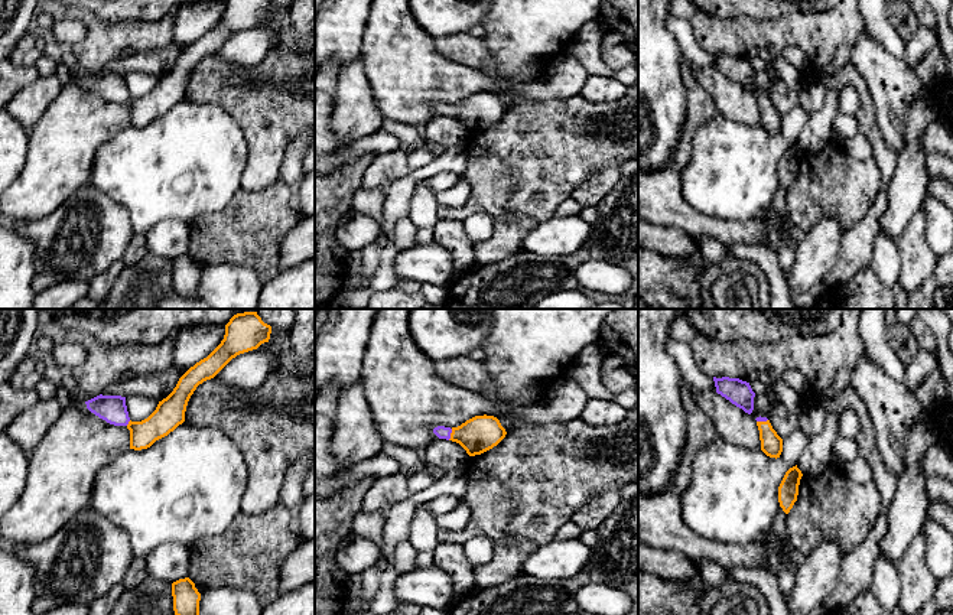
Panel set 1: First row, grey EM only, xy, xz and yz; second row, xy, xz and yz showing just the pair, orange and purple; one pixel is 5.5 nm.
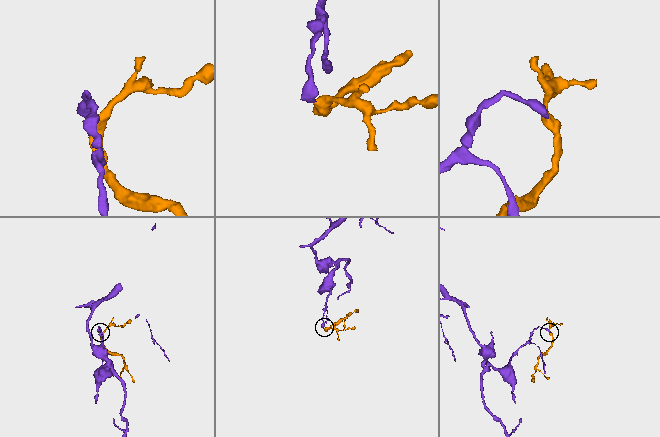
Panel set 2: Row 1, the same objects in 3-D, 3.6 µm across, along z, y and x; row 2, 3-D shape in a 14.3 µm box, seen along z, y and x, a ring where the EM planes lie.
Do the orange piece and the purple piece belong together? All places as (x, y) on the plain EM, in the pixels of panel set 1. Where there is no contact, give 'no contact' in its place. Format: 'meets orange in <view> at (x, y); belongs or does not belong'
meets orange in xz at (451, 111); belongs

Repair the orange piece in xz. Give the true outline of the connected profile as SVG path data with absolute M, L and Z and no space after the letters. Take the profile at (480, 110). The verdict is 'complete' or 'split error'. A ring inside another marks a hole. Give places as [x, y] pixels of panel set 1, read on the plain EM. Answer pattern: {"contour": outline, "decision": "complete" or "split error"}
{"contour": "M475 92L458 104L438 102L433 110L439 115L459 120L469 133L481 131L497 123L507 111L494 92Z", "decision": "split error"}

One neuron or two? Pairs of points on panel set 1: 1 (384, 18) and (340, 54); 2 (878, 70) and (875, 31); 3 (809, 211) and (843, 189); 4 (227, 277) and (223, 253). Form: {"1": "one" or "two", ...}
{"1": "two", "2": "two", "3": "one", "4": "two"}

